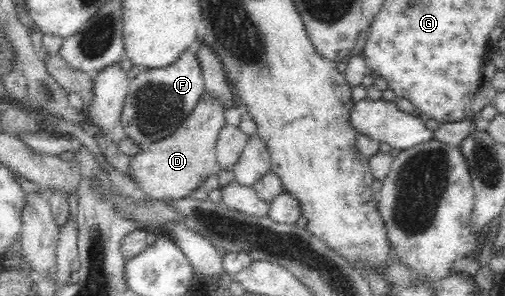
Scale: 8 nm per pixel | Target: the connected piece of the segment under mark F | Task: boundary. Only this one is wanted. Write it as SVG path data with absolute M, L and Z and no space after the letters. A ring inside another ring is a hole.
M187 48L167 67L137 68L130 76L120 121L127 137L146 150L150 143L166 138L179 129L186 117L195 109L206 89L203 74L194 48Z

